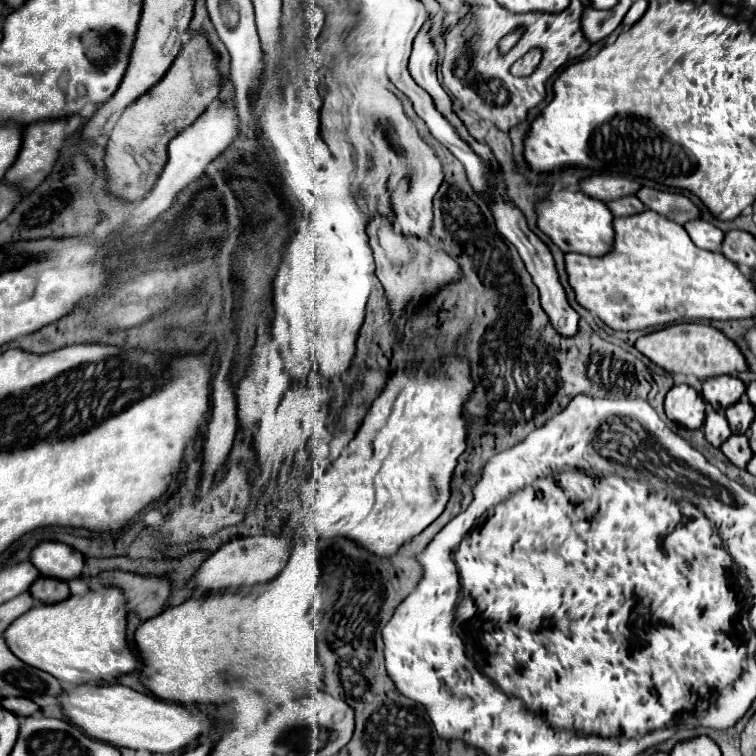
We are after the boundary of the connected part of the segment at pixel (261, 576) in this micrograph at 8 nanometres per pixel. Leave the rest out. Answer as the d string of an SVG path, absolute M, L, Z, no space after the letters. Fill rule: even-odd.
M258 535L258 537L242 537L234 539L226 545L222 545L216 553L212 553L194 579L190 581L192 587L196 589L226 589L226 587L240 587L240 585L254 585L254 583L264 583L272 581L282 573L282 569L288 565L292 551L290 539L282 535Z

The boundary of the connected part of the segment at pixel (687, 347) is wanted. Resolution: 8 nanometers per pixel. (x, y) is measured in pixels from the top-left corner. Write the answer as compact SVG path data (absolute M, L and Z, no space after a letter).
M678 323L670 325L666 329L654 331L650 335L644 335L636 341L636 349L644 353L650 361L666 369L668 373L684 373L694 375L698 379L710 379L718 375L736 375L750 371L748 361L740 347L728 339L722 331L710 325L698 325L698 323Z

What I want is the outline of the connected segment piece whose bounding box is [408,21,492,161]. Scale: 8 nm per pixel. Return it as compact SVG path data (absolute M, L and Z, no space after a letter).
M424 21L422 29L418 31L418 35L414 39L410 65L408 65L410 75L416 79L416 83L420 83L420 87L424 87L432 95L432 99L436 99L436 107L440 107L440 111L444 111L444 115L448 115L448 119L452 119L452 123L456 123L456 127L460 127L460 135L464 135L464 139L468 139L468 143L472 143L472 147L476 147L476 153L482 159L490 161L492 159L490 147L484 145L484 143L474 141L468 135L468 131L464 129L462 121L452 111L452 101L436 79L436 65L438 65L438 53L436 53L436 47L434 47L432 39L430 39L430 21Z

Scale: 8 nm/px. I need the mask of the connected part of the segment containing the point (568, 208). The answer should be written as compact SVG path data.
M558 191L550 193L546 201L538 205L538 227L564 251L582 253L588 257L602 257L612 251L614 245L614 215L606 203L596 201L582 191Z

